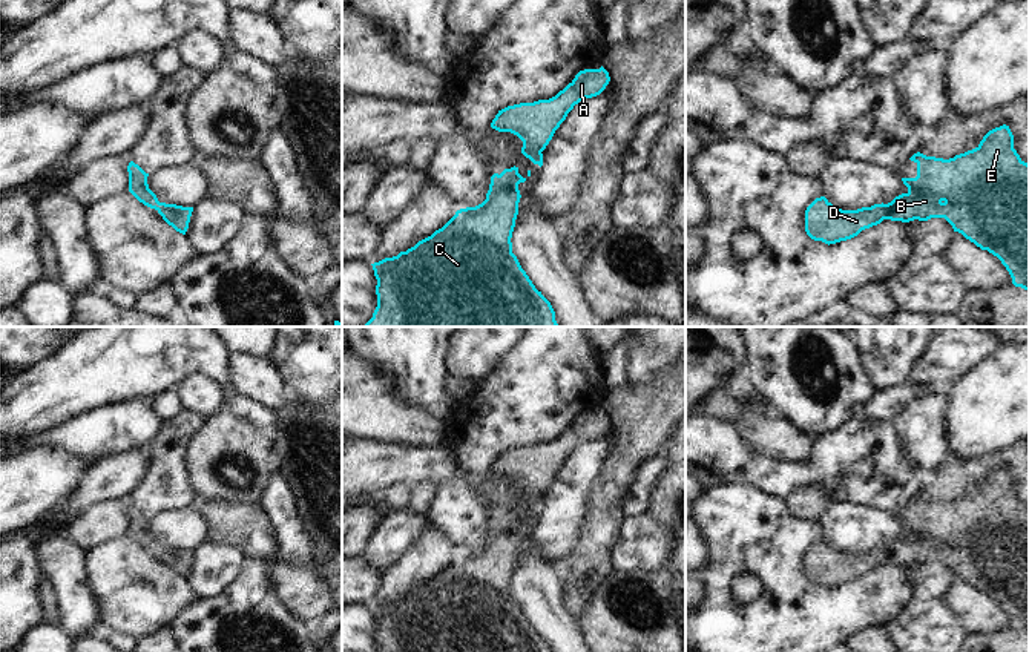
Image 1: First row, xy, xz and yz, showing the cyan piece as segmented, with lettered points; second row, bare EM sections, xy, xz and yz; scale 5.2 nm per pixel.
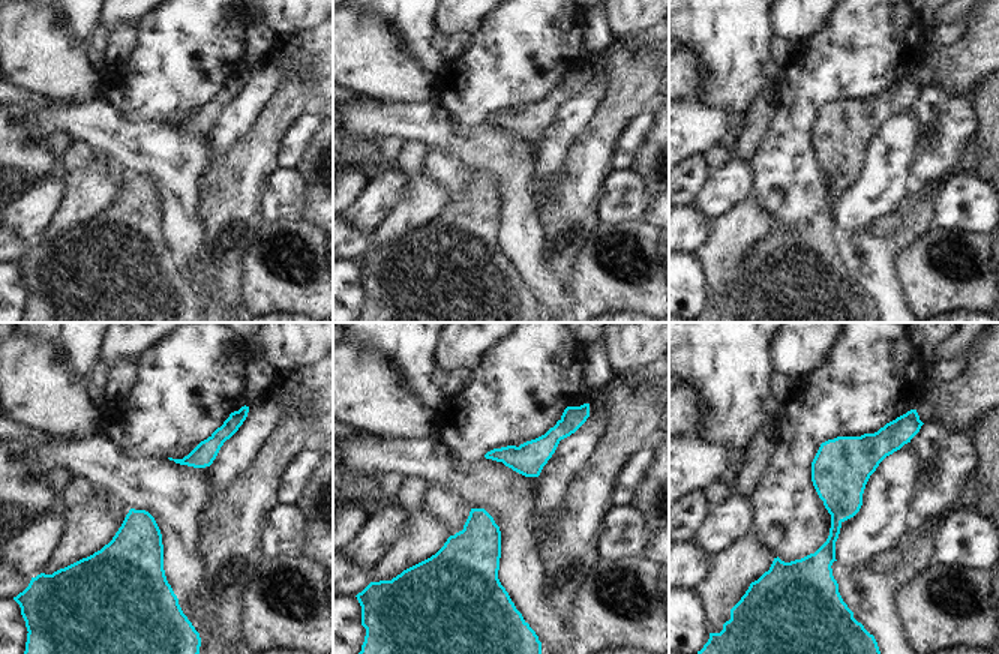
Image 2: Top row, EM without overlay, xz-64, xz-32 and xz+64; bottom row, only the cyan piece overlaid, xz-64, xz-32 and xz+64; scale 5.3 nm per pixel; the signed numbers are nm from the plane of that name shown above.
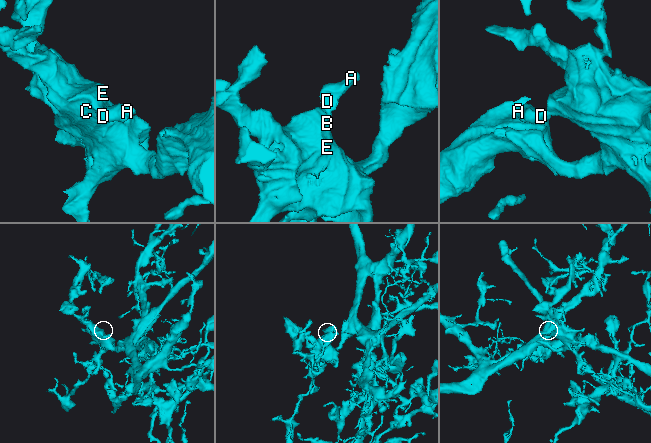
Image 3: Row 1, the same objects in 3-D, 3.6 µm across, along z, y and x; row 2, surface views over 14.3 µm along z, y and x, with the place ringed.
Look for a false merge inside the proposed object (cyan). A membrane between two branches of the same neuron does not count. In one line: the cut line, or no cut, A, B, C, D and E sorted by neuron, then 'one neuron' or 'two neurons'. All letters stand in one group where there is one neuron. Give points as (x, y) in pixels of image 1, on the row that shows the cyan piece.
no cut; A B C D E; one neuron

